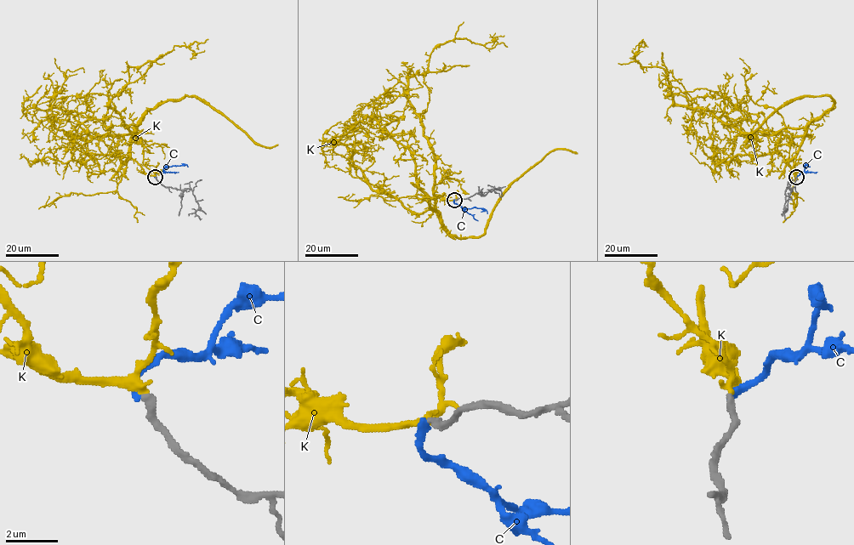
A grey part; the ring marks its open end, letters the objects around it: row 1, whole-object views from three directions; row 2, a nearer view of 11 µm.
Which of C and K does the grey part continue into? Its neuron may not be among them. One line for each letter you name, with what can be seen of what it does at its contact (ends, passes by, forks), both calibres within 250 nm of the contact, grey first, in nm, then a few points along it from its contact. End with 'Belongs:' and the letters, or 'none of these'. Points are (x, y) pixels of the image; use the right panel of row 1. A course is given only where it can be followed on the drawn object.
K: It passes by. Thickness 320 nm (grey) against 220 nm. Its course: (796, 176), (804, 129), (742, 133), (708, 111), (680, 106), (666, 71), (634, 59), (643, 39)
Belongs: K

